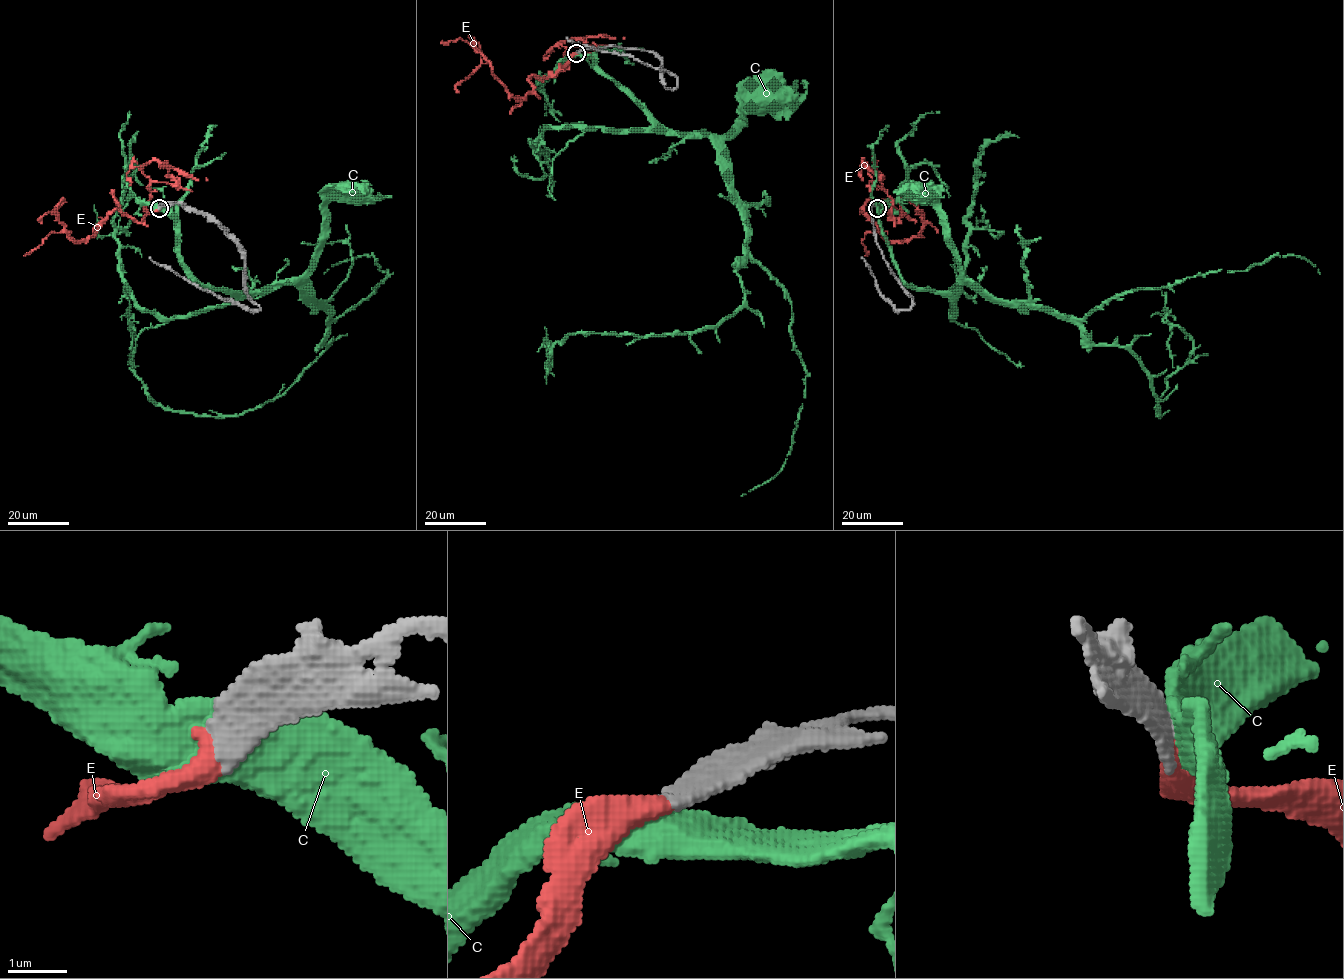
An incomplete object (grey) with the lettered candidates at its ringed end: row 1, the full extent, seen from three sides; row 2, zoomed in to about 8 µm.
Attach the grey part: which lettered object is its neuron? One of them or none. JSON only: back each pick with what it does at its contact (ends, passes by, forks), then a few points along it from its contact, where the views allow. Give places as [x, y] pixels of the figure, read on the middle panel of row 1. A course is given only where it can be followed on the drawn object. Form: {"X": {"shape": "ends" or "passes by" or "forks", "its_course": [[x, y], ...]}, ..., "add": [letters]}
{"E": {"shape": "ends", "its_course": [[576, 53], [555, 74], [531, 75], [533, 92], [517, 99], [473, 39], [481, 60], [456, 86], [458, 93]]}, "add": ["E"]}

